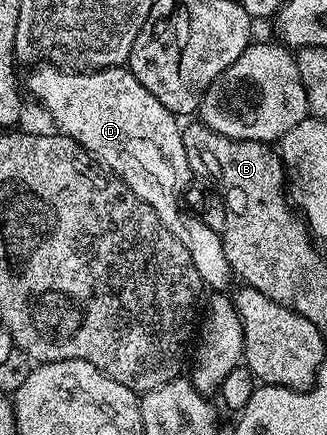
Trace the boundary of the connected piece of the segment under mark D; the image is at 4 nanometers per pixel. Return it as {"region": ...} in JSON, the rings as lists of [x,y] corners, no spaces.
{"region":[[[36,64],[31,67],[32,70],[28,74],[28,86],[26,82],[26,90],[32,94],[36,94],[36,98],[42,105],[48,109],[48,114],[57,122],[59,133],[66,134],[68,137],[75,140],[75,142],[82,148],[86,148],[88,153],[104,167],[105,170],[111,170],[112,173],[119,176],[120,179],[126,183],[130,188],[130,192],[134,192],[134,196],[138,196],[146,204],[150,204],[150,208],[154,208],[154,212],[158,216],[158,220],[162,220],[162,224],[176,237],[182,244],[182,248],[186,248],[186,252],[190,252],[190,260],[194,260],[194,268],[198,271],[201,283],[205,287],[209,286],[209,291],[212,292],[224,292],[229,288],[228,285],[234,282],[234,275],[230,268],[230,260],[226,260],[226,252],[224,251],[224,240],[221,231],[214,228],[206,228],[206,224],[202,224],[202,220],[196,217],[195,213],[191,209],[186,208],[185,203],[182,201],[182,194],[180,198],[180,190],[187,191],[189,189],[188,181],[194,178],[190,164],[186,160],[186,148],[182,144],[182,126],[179,122],[177,115],[173,114],[171,110],[168,110],[156,99],[150,92],[146,92],[146,88],[142,88],[142,84],[139,80],[133,76],[132,71],[124,66],[106,66],[102,70],[89,70],[87,72],[73,72],[68,68],[61,68],[58,66],[49,66],[47,64]]]}

